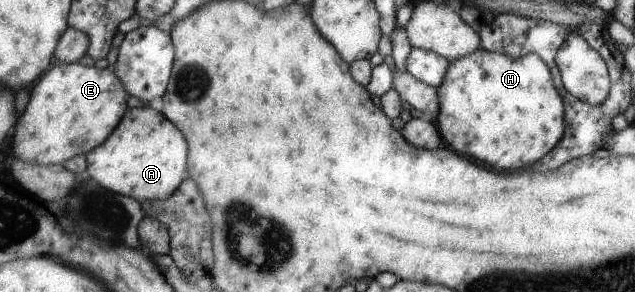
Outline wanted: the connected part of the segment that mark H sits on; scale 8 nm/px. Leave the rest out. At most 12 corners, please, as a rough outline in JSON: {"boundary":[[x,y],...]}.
{"boundary":[[538,54],[449,62],[435,124],[456,153],[524,169],[565,133]]}

